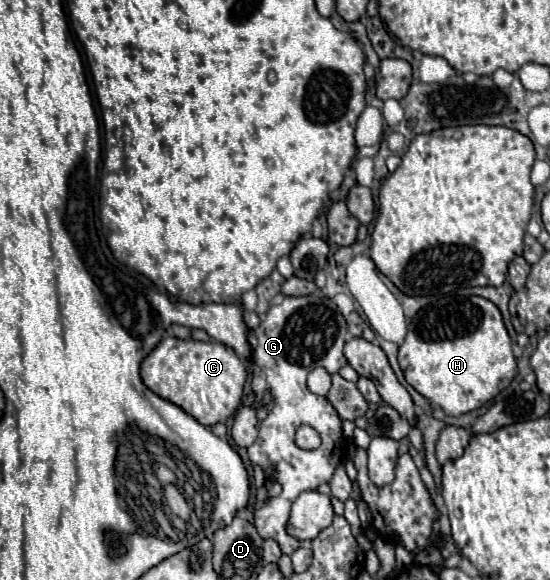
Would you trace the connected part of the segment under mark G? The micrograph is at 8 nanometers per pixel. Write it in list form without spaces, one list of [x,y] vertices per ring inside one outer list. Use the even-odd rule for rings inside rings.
[[[314,294],[300,298],[286,296],[282,304],[270,306],[258,328],[248,332],[254,376],[266,376],[266,384],[270,384],[266,390],[272,392],[276,402],[270,414],[262,420],[260,434],[248,448],[248,454],[252,464],[262,468],[274,466],[276,480],[282,486],[282,494],[278,498],[270,498],[264,508],[254,512],[254,526],[264,540],[276,540],[286,556],[292,556],[292,552],[302,546],[298,540],[286,534],[290,506],[302,492],[328,484],[346,452],[346,438],[342,434],[342,420],[338,418],[338,412],[328,398],[312,394],[306,386],[306,378],[314,368],[324,368],[328,374],[336,374],[346,364],[342,354],[346,334],[346,320],[338,306],[330,298],[320,298]],[[300,424],[308,424],[318,430],[322,436],[322,446],[318,450],[300,450],[294,444],[294,432]]]

